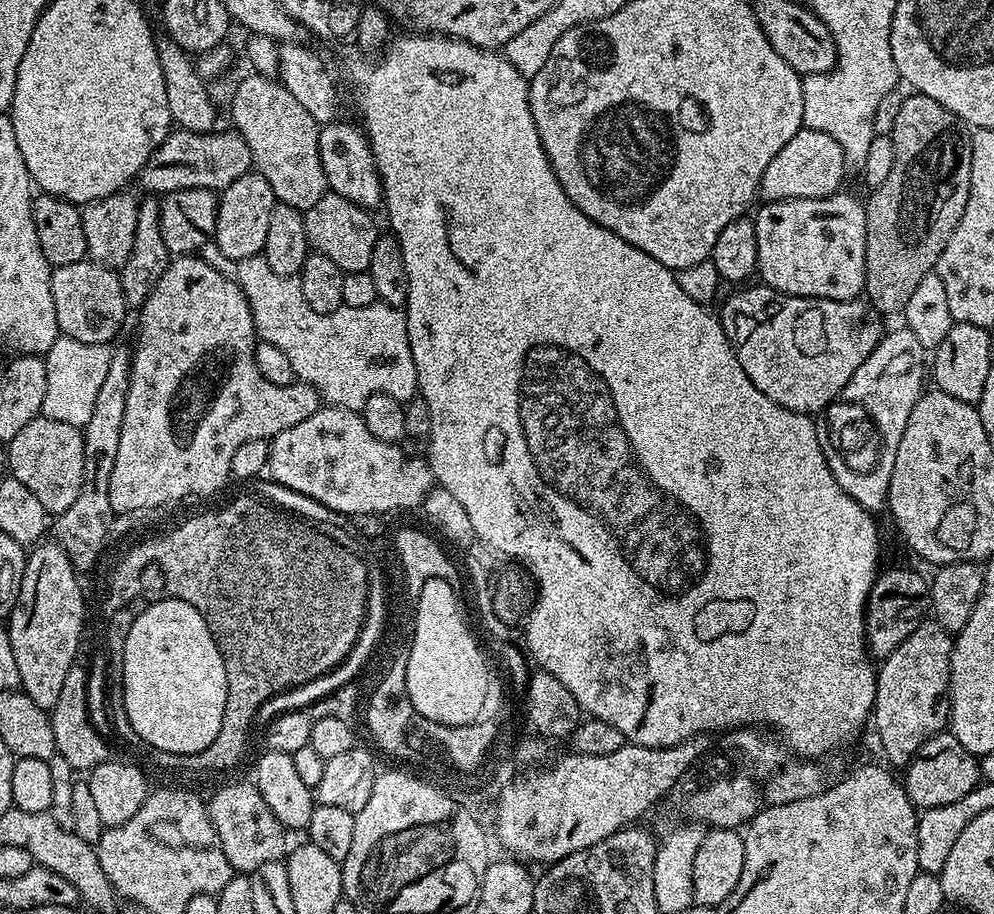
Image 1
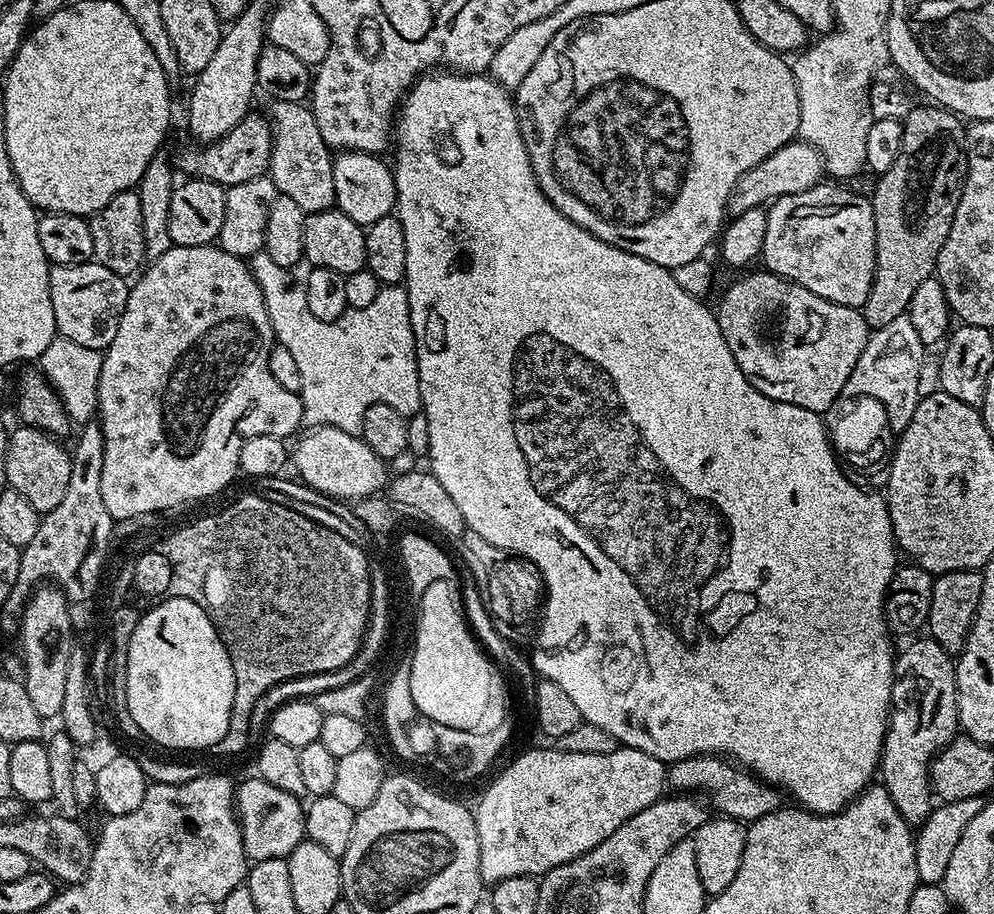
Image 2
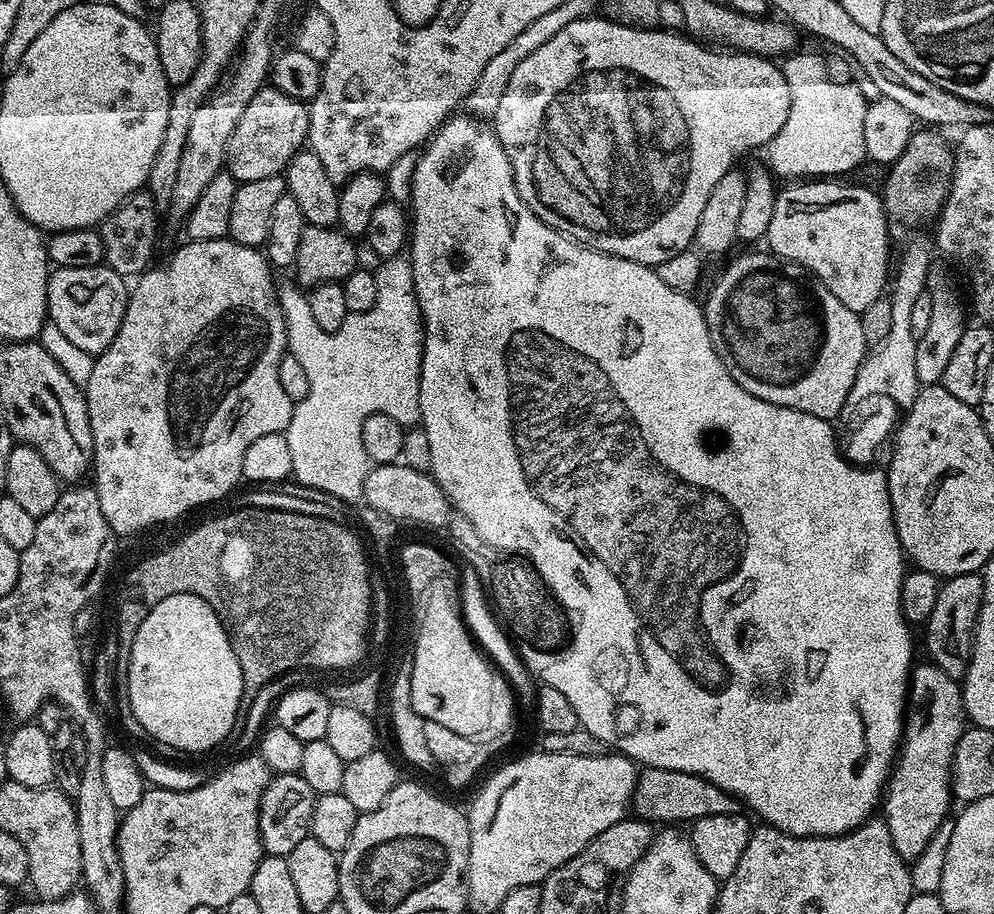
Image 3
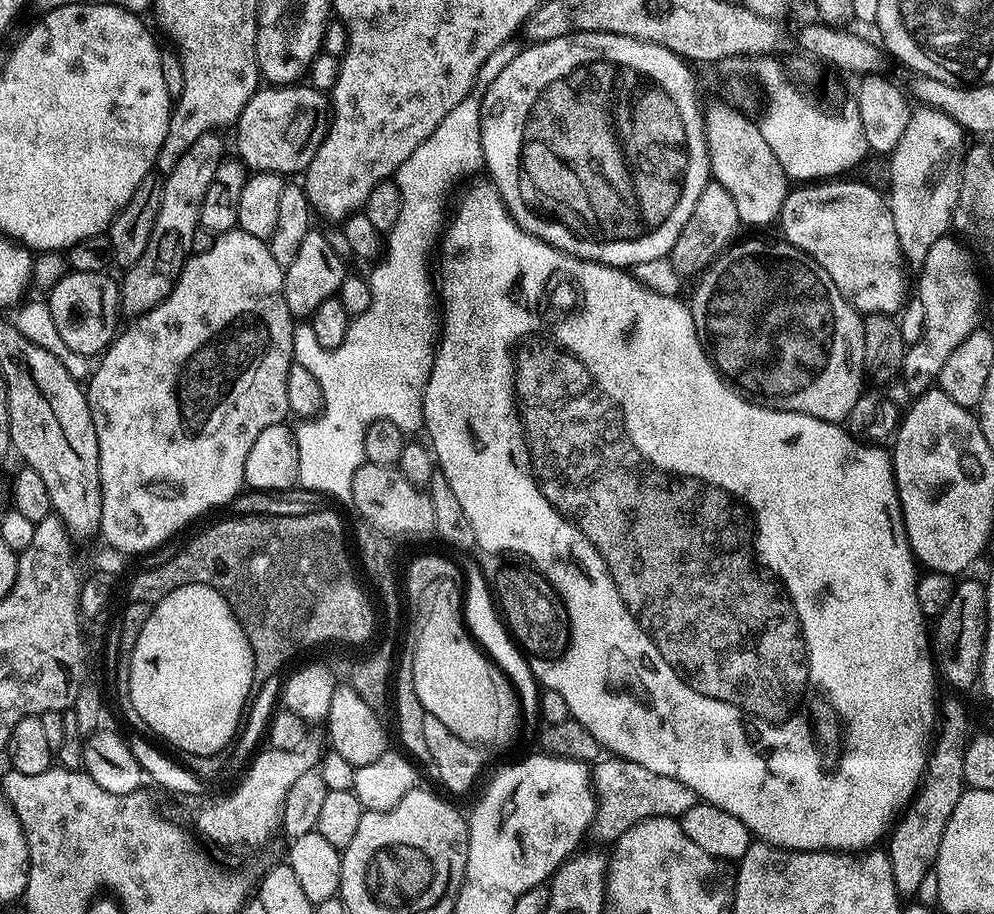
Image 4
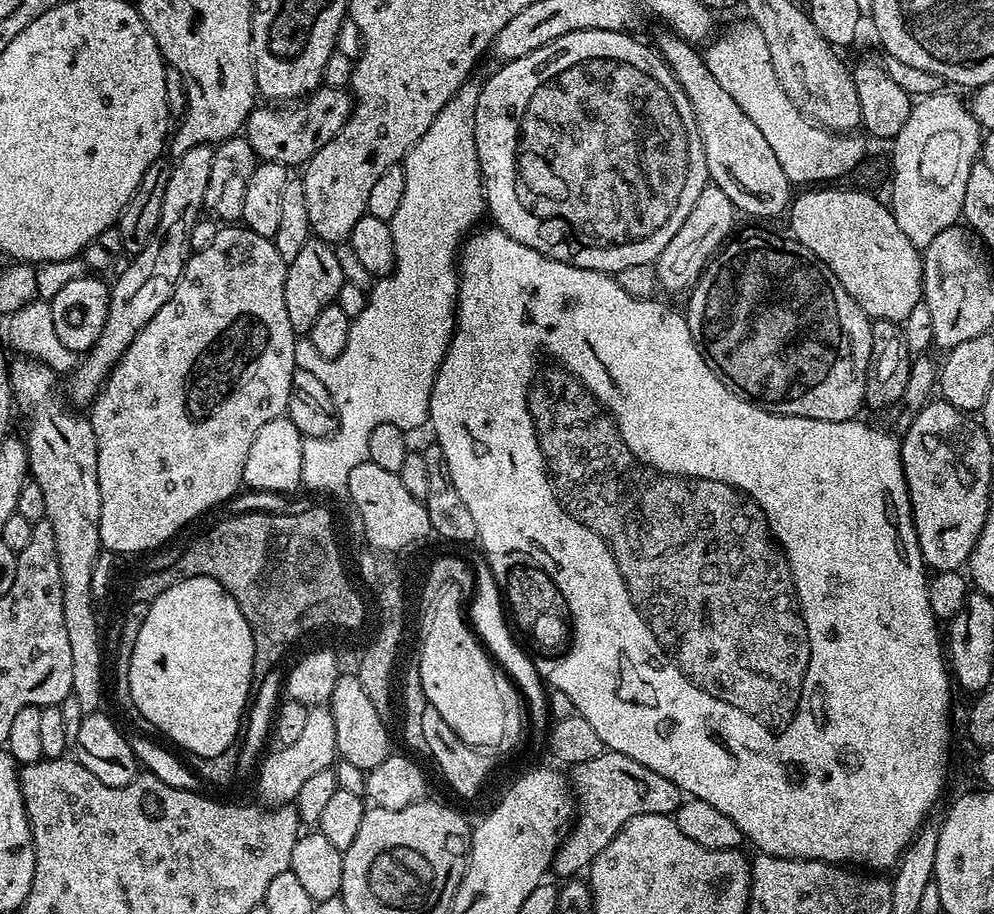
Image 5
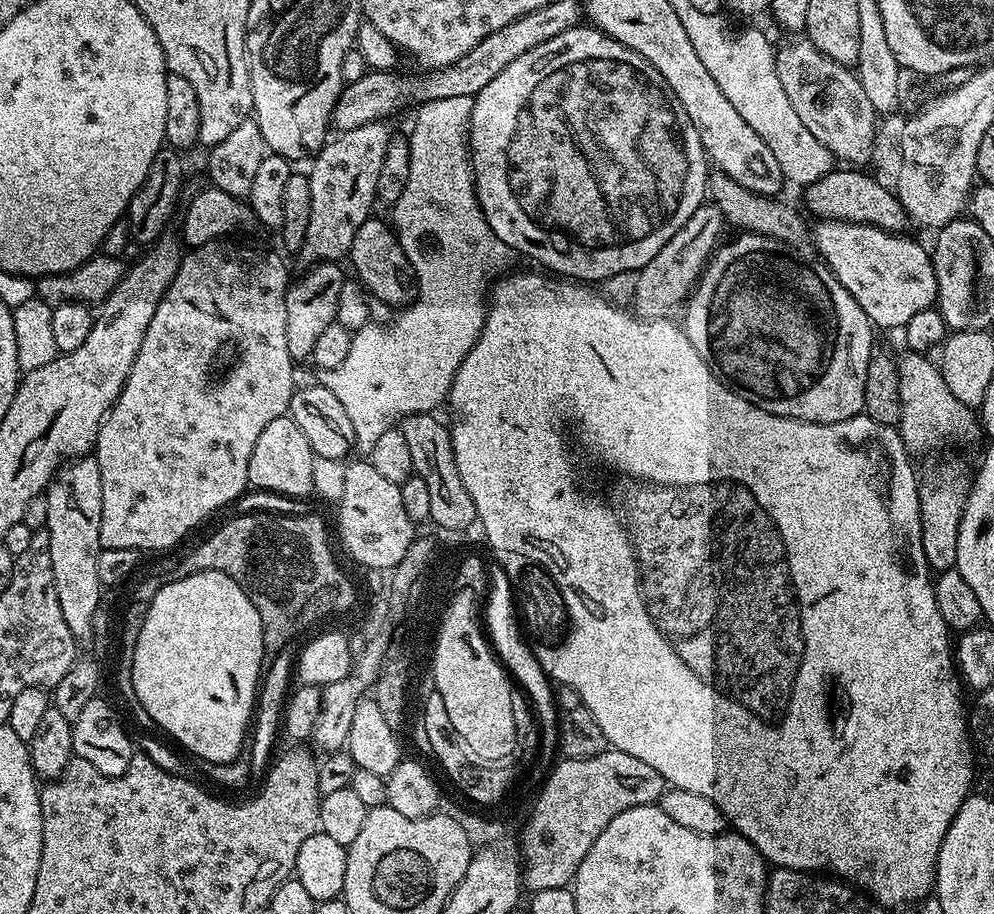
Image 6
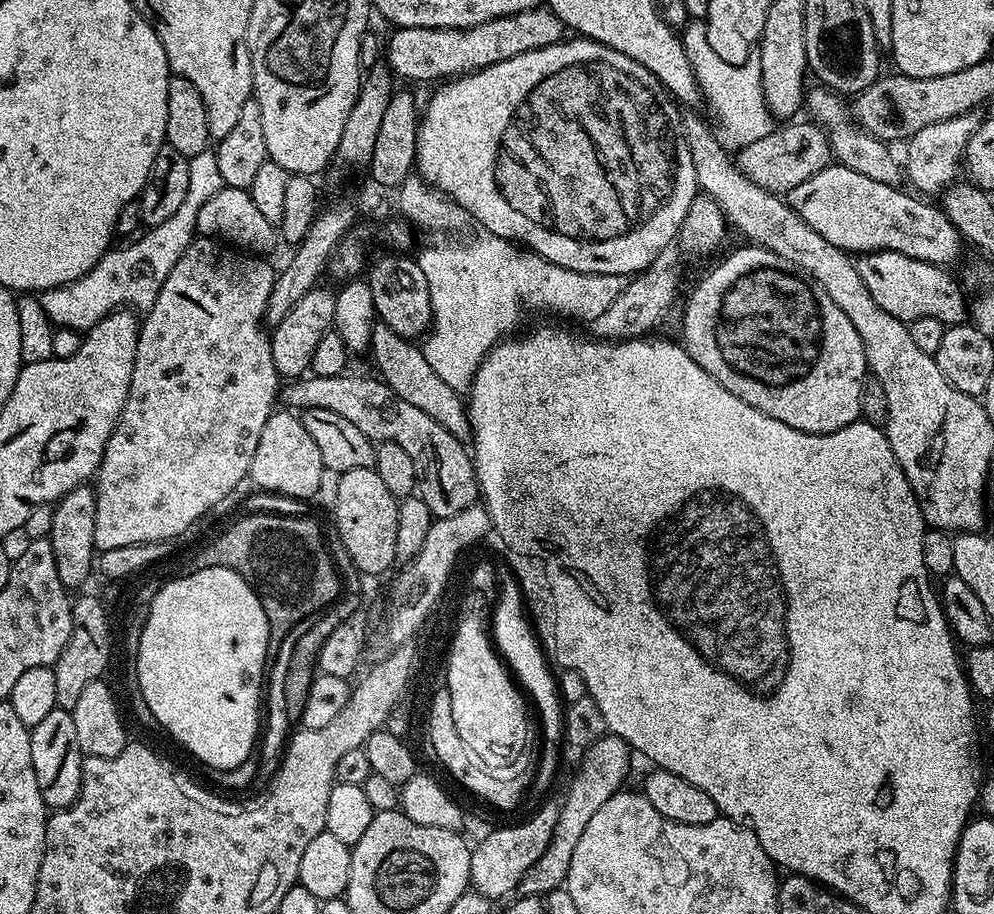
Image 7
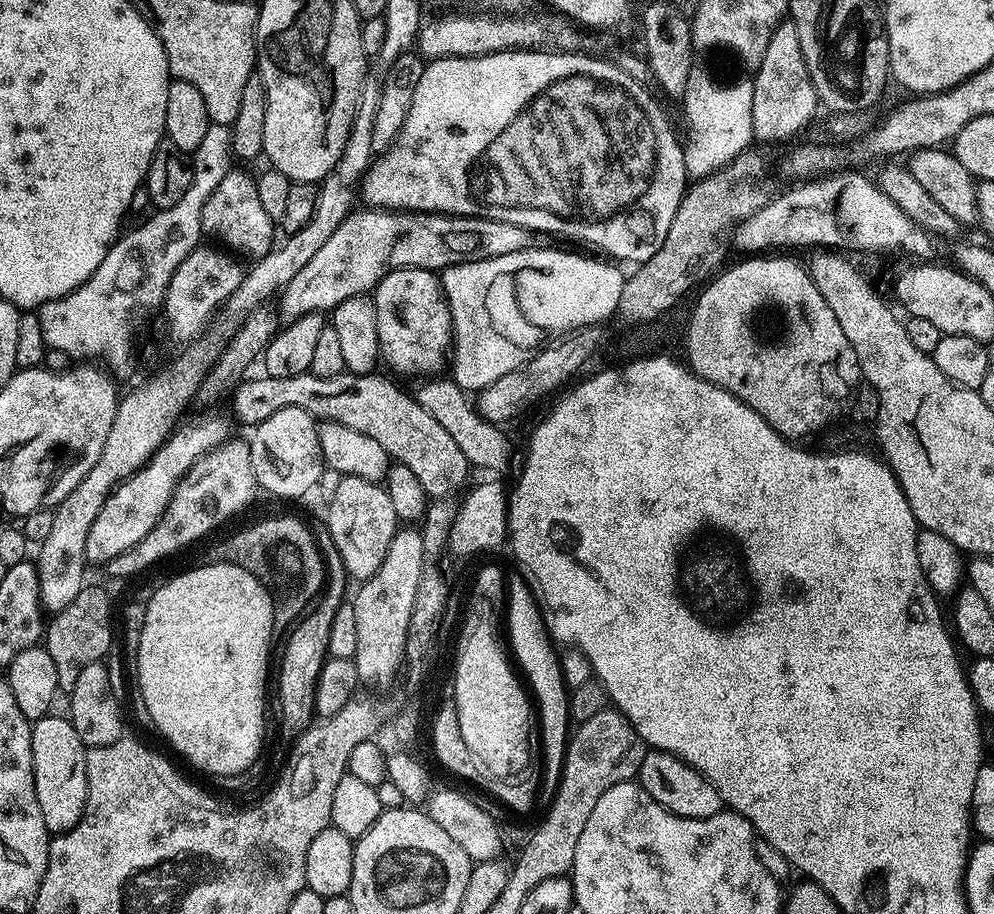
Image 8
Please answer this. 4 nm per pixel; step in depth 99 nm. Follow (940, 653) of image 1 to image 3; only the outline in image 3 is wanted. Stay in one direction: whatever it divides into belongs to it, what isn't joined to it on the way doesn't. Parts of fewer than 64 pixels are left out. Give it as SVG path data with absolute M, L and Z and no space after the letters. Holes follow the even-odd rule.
M917 663L908 678L904 734L892 775L882 796L882 812L888 822L894 848L904 860L914 861L926 850L934 830L949 819L948 807L954 804L952 763L958 738L970 721L964 709L964 694L959 679L937 664Z

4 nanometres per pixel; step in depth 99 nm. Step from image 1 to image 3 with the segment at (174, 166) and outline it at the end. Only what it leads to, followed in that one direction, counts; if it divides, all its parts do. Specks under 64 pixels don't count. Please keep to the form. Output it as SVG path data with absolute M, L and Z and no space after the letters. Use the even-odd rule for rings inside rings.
M271 86L260 88L234 126L234 134L228 143L226 171L240 184L281 175L305 147L310 126L308 110L309 105L296 96L288 96Z

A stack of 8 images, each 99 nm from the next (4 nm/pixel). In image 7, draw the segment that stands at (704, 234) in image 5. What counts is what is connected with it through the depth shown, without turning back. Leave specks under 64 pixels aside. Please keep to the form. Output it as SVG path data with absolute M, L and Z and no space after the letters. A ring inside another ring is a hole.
M657 262L643 272L633 275L625 283L624 289L610 302L610 306L598 318L590 321L591 335L613 342L635 340L649 335L648 332L668 312L668 307L676 300L676 287L680 284L680 276L672 264Z

